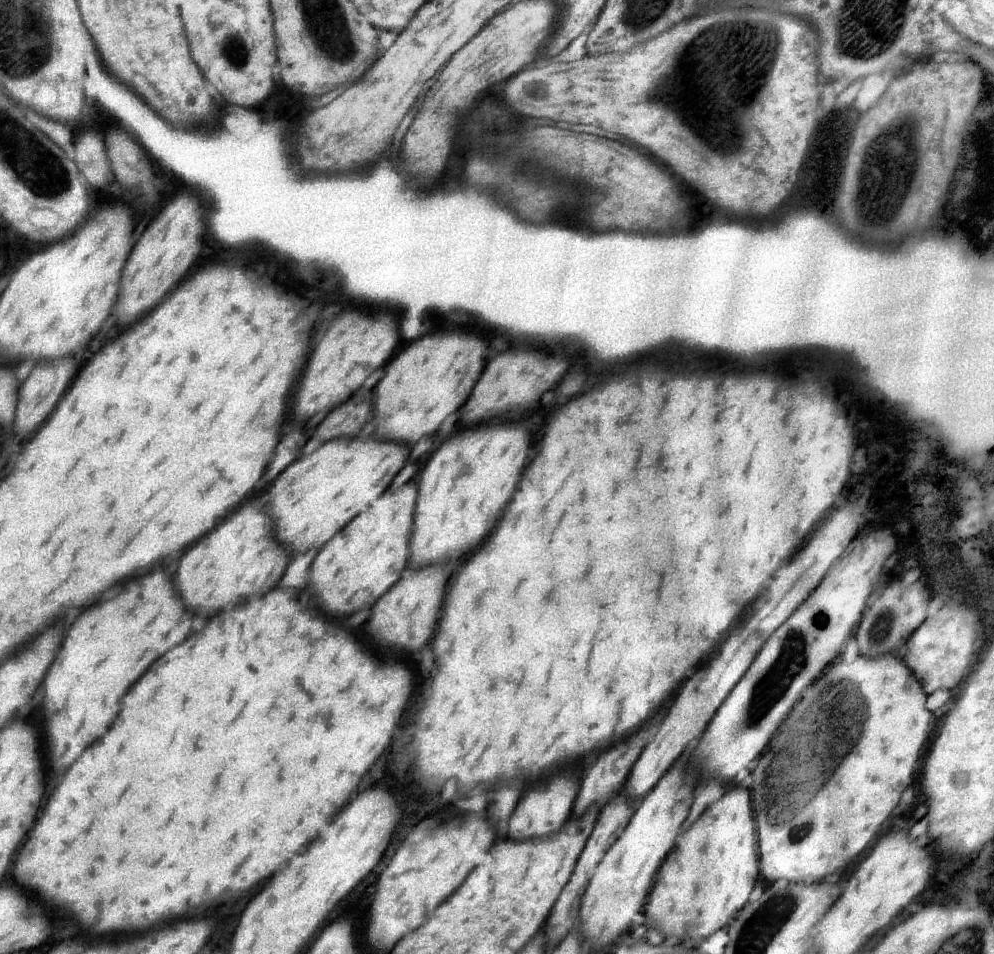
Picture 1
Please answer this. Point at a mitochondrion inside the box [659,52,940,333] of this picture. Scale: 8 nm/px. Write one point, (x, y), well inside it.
(889, 166)

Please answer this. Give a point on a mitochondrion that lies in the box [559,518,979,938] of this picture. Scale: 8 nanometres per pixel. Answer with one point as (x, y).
(848, 740)

